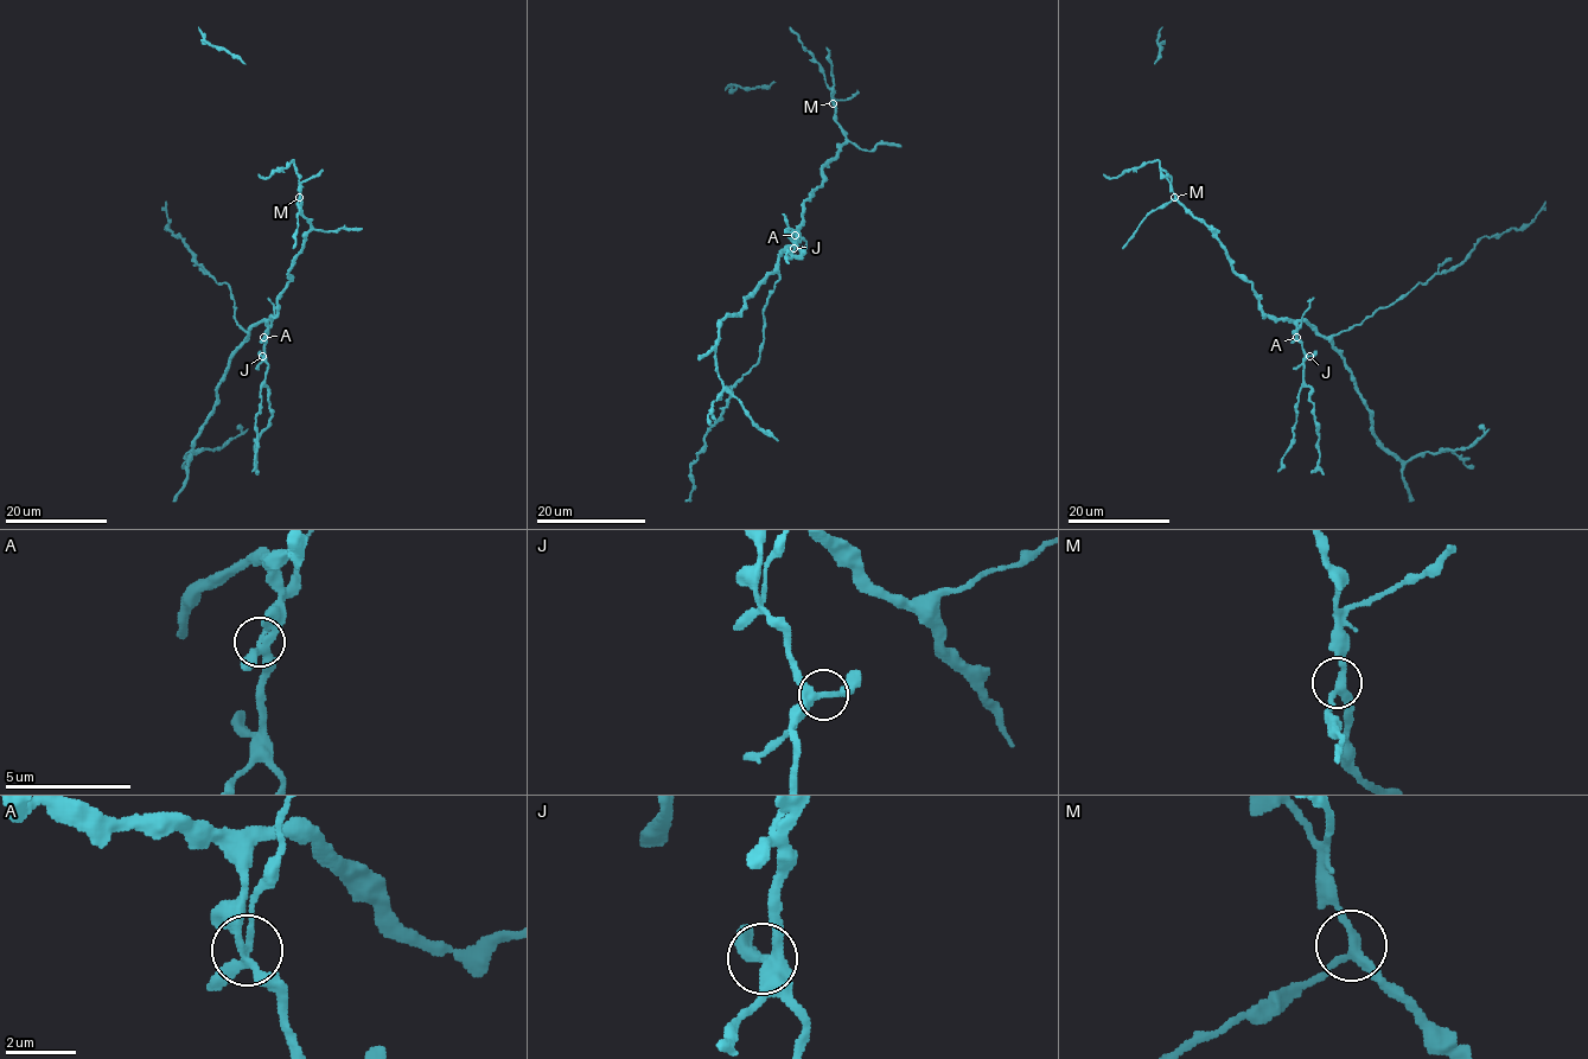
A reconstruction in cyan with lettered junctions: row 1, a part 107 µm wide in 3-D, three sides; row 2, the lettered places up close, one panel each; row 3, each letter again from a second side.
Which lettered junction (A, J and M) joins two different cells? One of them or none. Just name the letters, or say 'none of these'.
A

